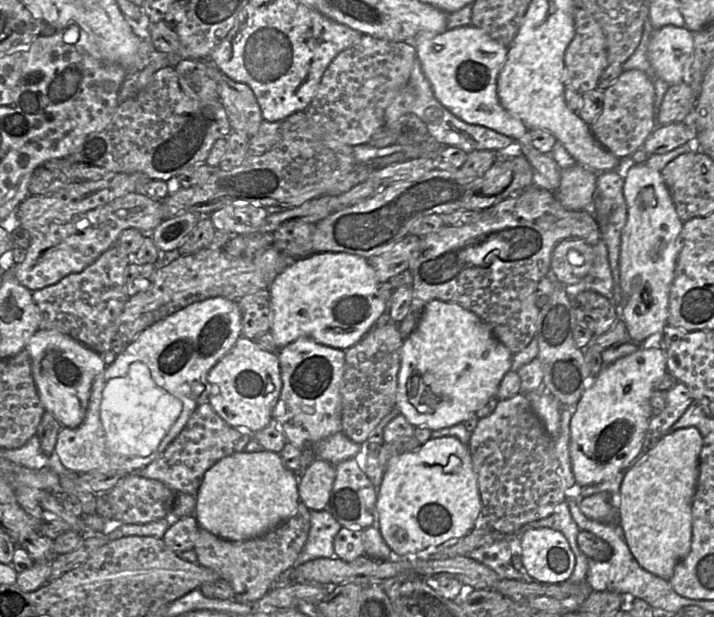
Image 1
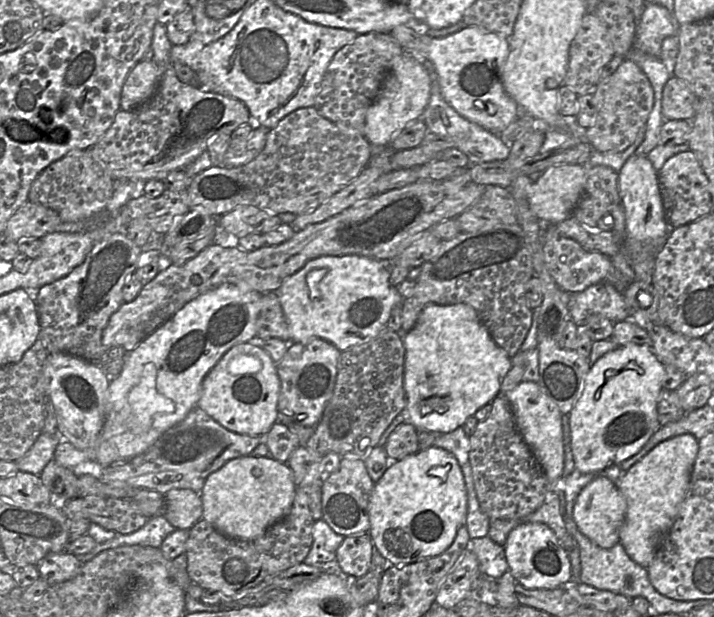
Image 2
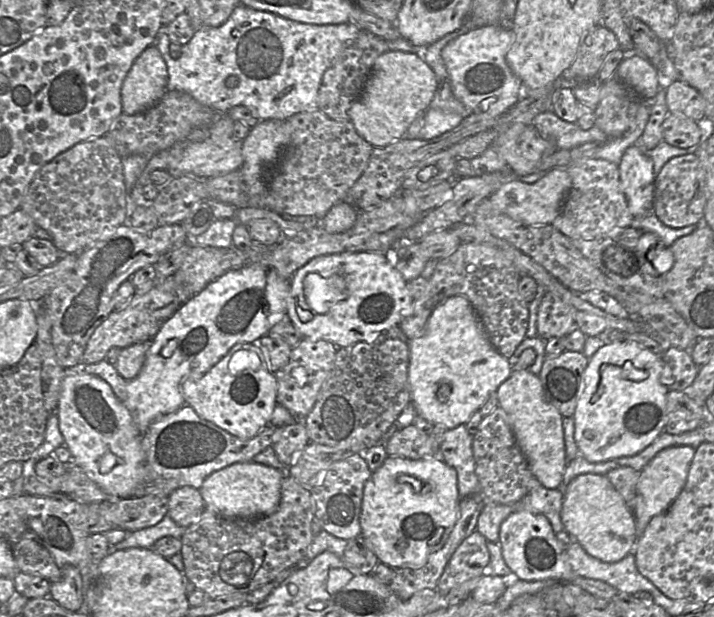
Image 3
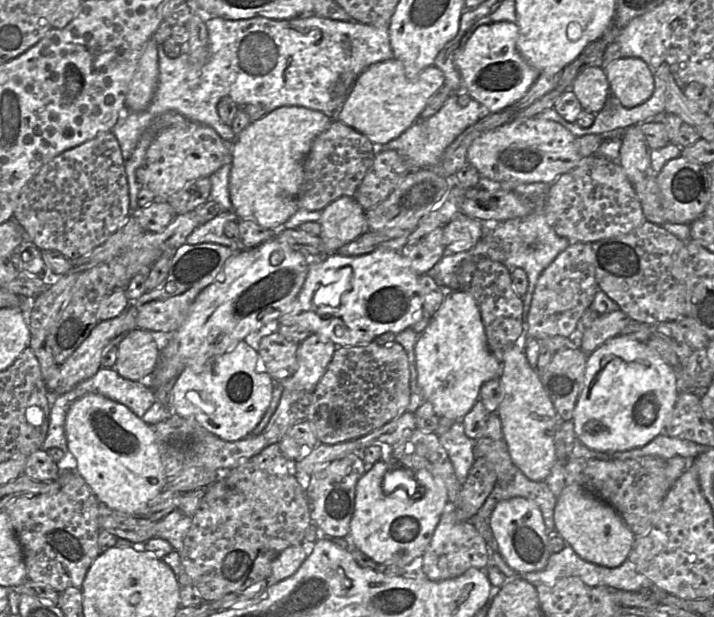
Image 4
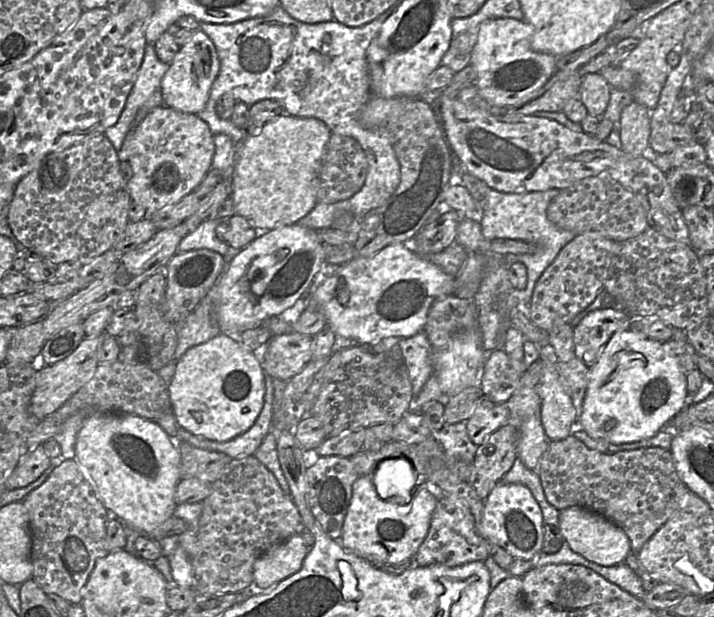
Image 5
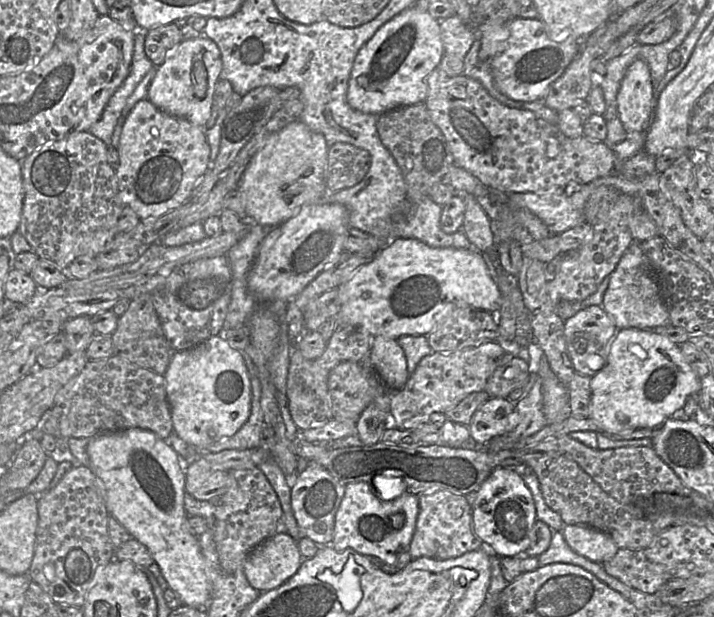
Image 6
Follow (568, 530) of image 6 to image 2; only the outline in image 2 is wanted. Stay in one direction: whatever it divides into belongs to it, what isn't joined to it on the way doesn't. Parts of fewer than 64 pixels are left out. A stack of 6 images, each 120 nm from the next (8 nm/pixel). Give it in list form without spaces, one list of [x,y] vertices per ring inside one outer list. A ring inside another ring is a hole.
[[[605,476],[589,482],[575,500],[572,517],[578,529],[602,548],[610,548],[620,542],[620,530],[625,519],[626,500],[616,484]]]

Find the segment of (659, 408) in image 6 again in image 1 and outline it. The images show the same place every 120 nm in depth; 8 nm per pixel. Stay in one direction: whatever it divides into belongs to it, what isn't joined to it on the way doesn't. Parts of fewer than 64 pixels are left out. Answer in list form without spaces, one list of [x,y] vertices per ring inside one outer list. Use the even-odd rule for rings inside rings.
[[[651,343],[649,345],[642,345],[638,350],[632,352],[626,356],[620,357],[613,363],[604,366],[600,372],[595,376],[593,384],[586,387],[577,402],[576,409],[572,414],[570,420],[570,443],[569,443],[569,453],[571,460],[571,468],[574,474],[576,483],[580,486],[587,486],[599,483],[601,481],[612,478],[619,471],[624,471],[630,463],[638,455],[642,440],[644,438],[645,432],[647,430],[650,419],[652,418],[652,407],[650,405],[650,397],[652,392],[655,390],[656,383],[668,372],[667,361],[663,349],[655,344]]]

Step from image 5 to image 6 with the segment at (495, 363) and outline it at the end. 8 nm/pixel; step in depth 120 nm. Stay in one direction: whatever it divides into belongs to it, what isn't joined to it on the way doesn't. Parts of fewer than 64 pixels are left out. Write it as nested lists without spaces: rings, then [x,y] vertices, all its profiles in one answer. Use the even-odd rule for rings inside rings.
[[[506,353],[489,378],[485,391],[491,397],[507,397],[529,377],[528,361]]]

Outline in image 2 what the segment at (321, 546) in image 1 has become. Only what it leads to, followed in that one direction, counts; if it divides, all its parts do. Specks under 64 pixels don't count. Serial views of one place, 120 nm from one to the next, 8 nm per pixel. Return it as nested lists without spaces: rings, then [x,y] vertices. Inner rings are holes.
[[[323,519],[315,520],[312,546],[303,563],[312,565],[336,560],[336,551],[344,537],[333,531]]]

